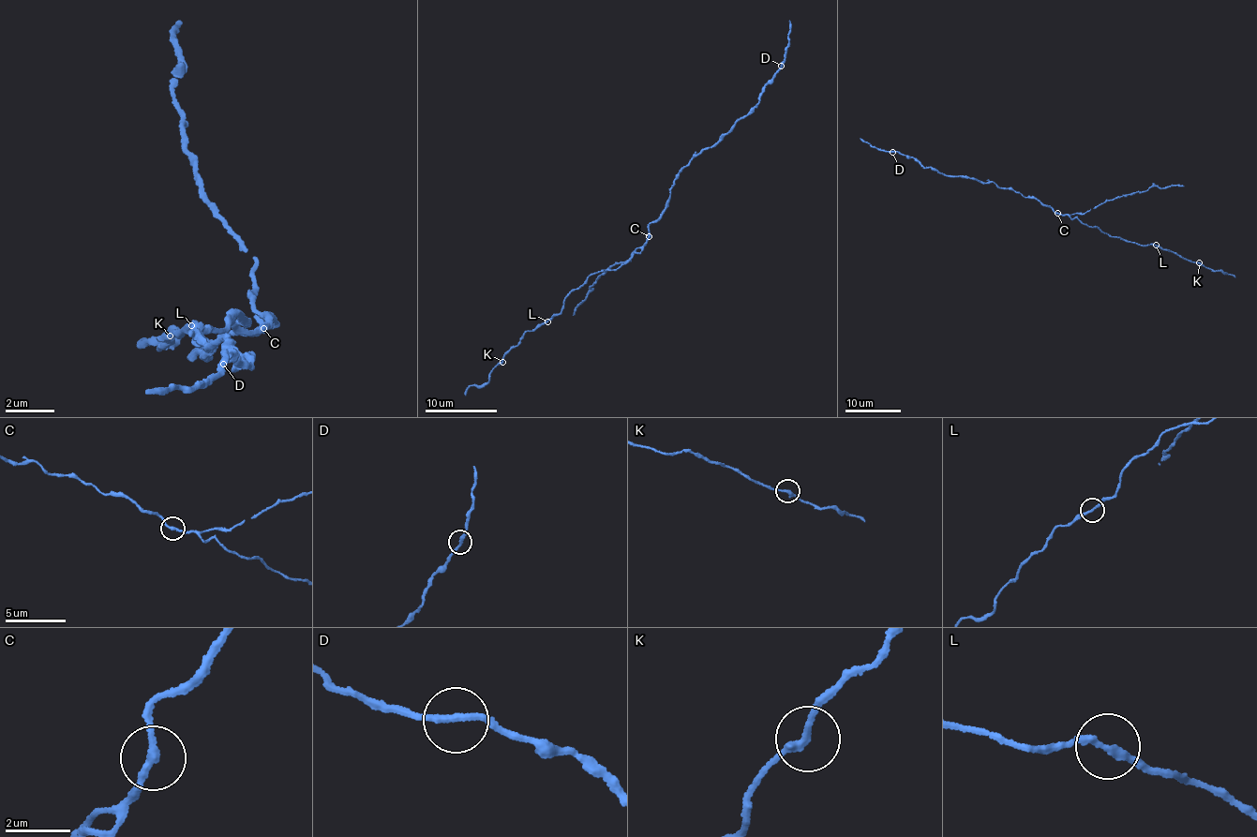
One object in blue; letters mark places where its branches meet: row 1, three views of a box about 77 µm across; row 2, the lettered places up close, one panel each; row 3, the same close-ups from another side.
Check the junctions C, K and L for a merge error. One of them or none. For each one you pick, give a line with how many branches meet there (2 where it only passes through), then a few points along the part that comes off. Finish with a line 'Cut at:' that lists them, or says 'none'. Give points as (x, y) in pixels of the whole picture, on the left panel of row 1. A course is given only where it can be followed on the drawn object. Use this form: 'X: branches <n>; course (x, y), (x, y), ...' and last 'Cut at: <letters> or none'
Cut at: none

